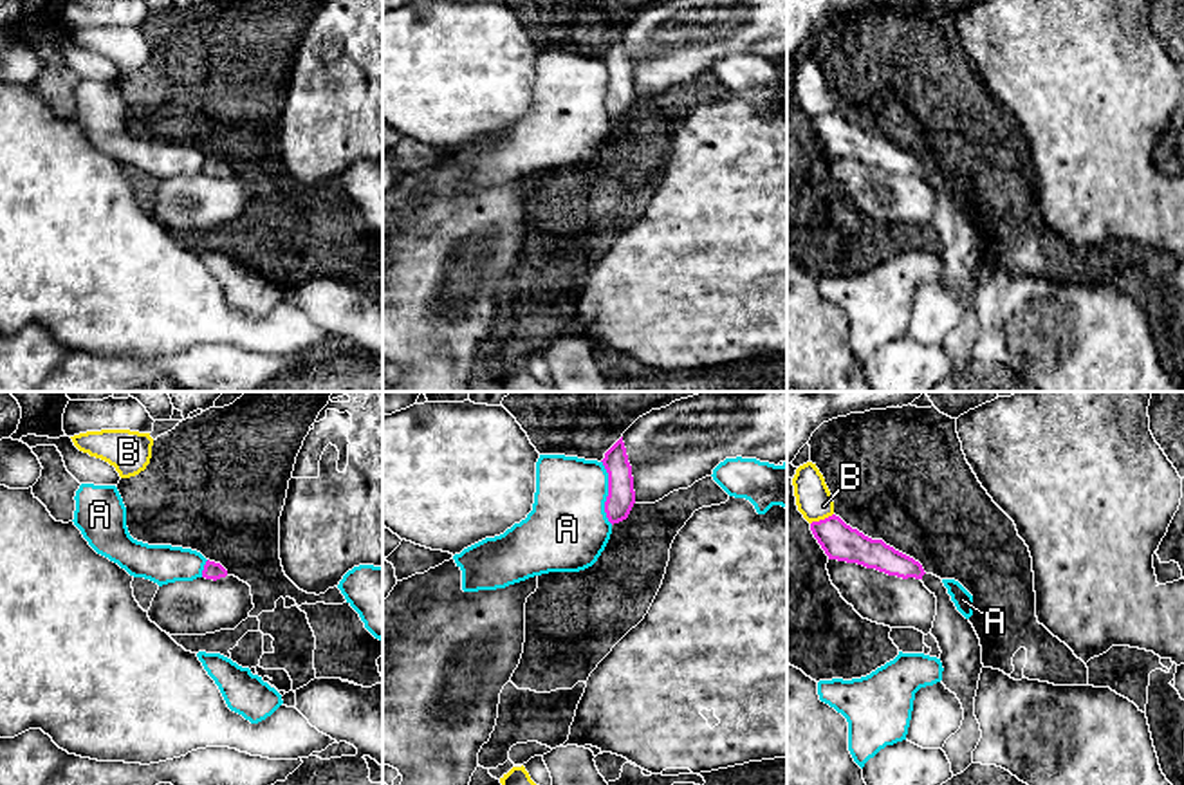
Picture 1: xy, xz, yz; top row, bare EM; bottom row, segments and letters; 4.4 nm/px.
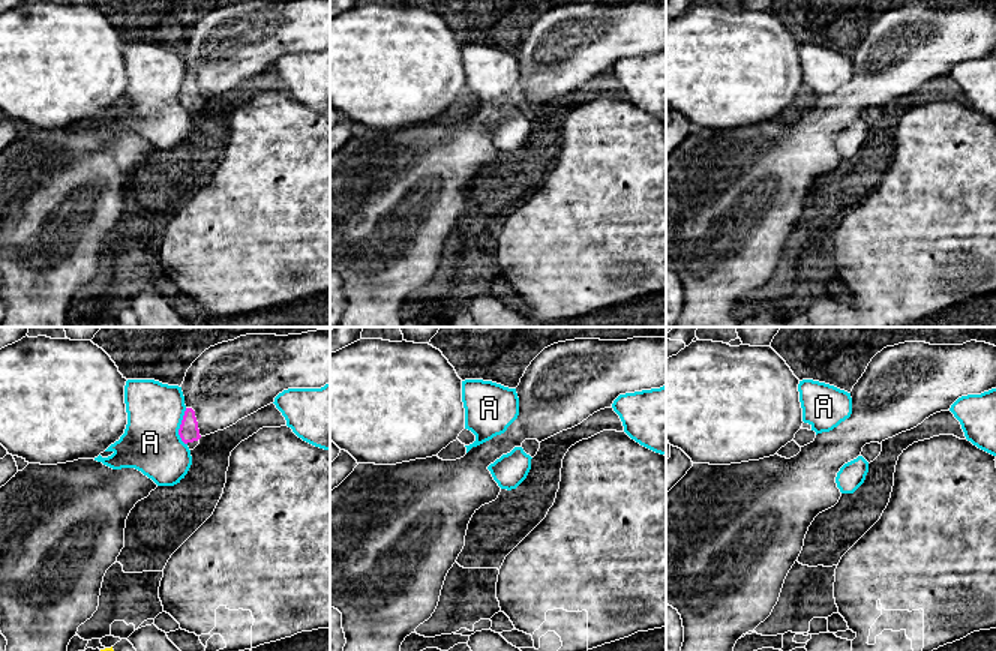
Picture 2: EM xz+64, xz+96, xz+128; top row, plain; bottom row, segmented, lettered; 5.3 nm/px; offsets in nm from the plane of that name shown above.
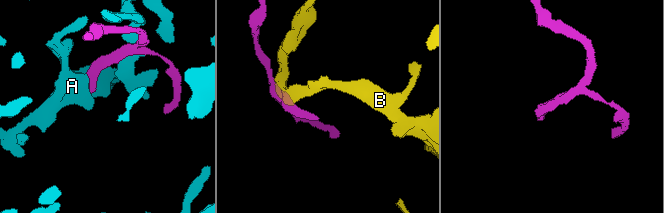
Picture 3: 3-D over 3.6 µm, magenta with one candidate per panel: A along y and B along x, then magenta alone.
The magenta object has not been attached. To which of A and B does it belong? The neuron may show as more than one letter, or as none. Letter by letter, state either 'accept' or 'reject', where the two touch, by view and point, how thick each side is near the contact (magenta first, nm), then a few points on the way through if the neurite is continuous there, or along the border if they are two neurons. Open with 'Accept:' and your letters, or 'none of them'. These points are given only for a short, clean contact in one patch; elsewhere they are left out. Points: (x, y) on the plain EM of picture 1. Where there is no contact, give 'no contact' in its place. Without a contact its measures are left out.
Accept: none of them
A: reject; contact xz (609, 89); calibres 130 and 360 nm
B: reject; contact yz (822, 116); calibres 160 and 160 nm

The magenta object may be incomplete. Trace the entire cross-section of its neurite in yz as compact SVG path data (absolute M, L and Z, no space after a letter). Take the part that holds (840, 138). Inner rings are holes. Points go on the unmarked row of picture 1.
M836 110L812 117L810 126L828 155L857 159L902 175L920 175L937 193L931 231L942 247L944 267L940 278L957 291L964 305L960 325L946 336L942 346L951 359L953 372L964 368L973 359L973 346L982 334L975 312L975 292L984 260L980 235L973 220L957 206L940 173L926 170L919 157L883 135L865 132Z

